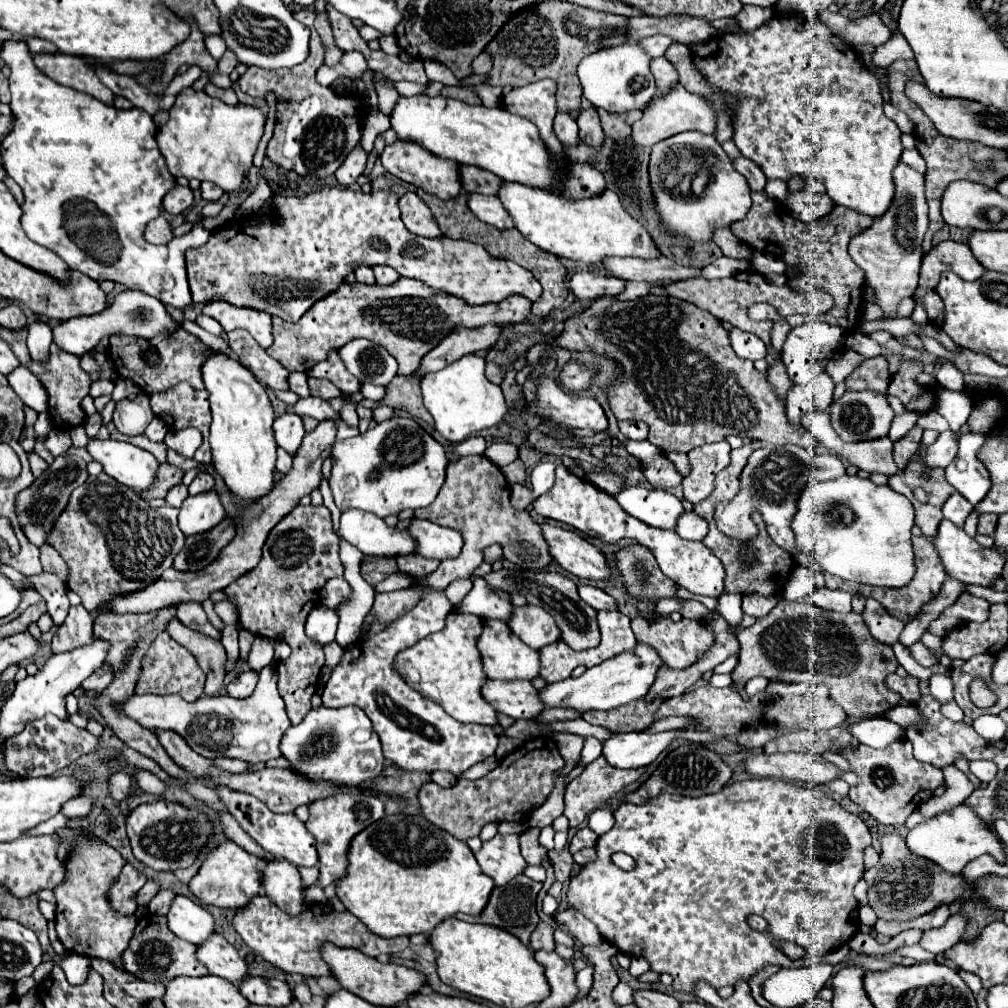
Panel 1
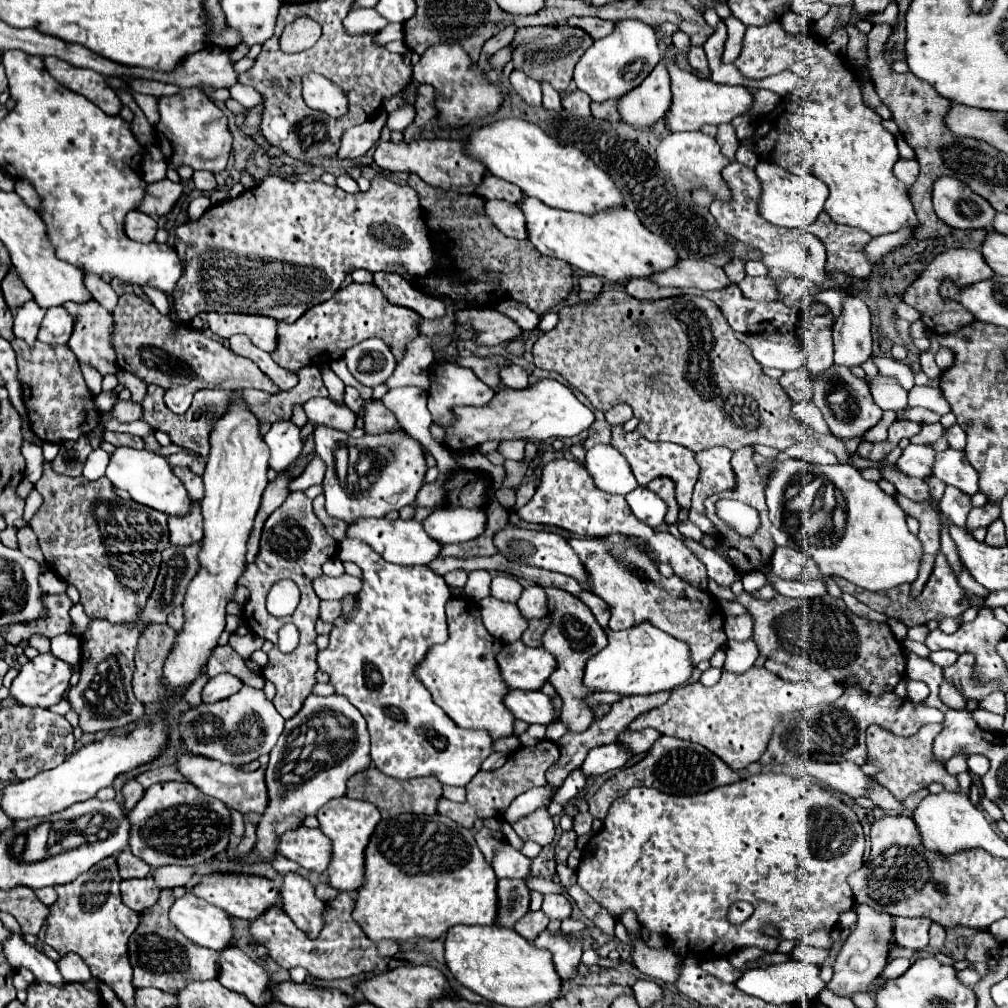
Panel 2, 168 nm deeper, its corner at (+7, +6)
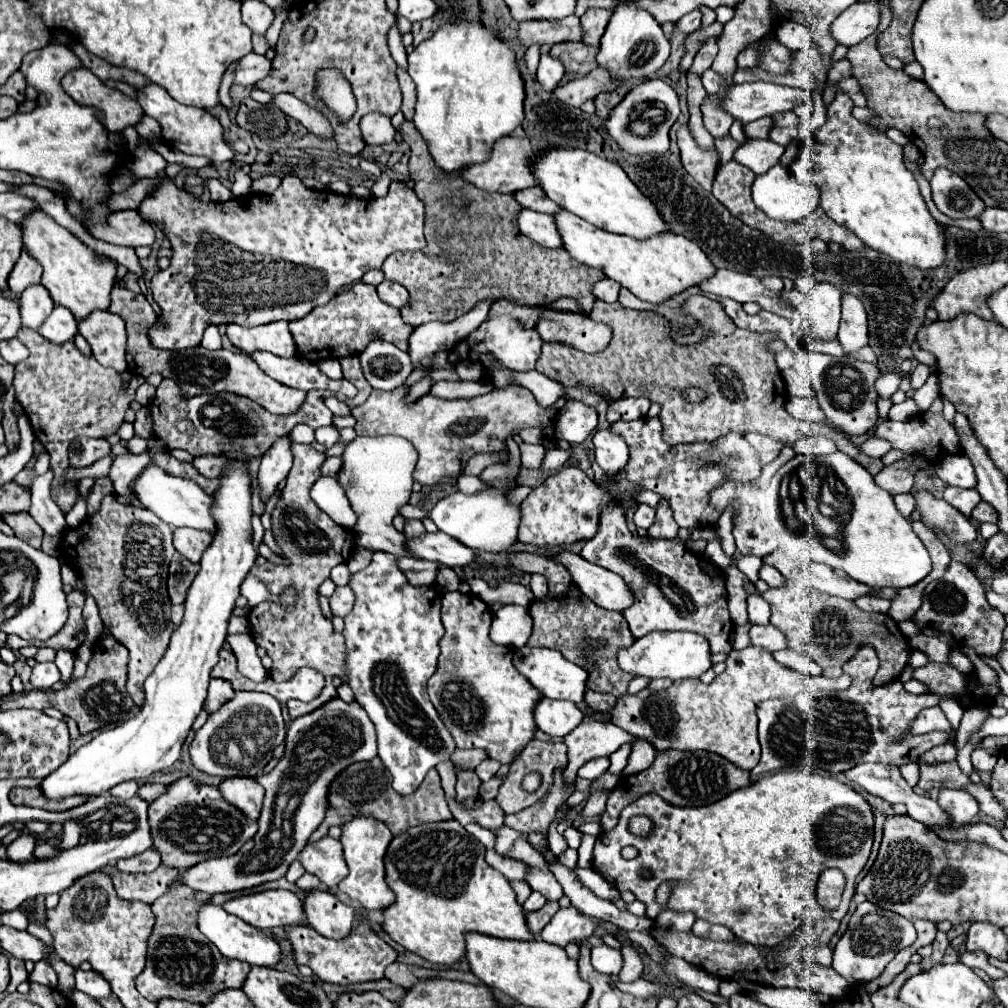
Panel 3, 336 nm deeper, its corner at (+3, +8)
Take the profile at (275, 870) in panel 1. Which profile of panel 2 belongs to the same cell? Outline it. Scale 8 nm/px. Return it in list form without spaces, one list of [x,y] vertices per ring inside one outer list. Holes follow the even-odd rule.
[[[285,874],[281,898],[285,914],[291,916],[297,928],[301,928],[309,938],[317,938],[323,928],[325,902],[315,896],[315,886],[299,874]]]

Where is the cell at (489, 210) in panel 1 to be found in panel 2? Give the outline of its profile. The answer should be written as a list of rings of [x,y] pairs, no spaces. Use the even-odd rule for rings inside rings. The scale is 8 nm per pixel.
[[[487,200],[487,216],[493,220],[493,224],[507,236],[517,240],[527,240],[527,228],[523,212],[517,204],[499,202],[499,200]]]

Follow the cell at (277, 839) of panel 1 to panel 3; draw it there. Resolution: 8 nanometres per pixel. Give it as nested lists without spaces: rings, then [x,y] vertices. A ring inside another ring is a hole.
[[[325,836],[317,842],[307,842],[299,854],[299,862],[329,888],[335,888],[347,876],[341,842],[331,836]]]

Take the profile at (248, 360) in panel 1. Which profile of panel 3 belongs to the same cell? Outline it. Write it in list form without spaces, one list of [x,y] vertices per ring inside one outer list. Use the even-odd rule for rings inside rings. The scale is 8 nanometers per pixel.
[[[263,350],[251,352],[251,358],[257,362],[257,366],[263,372],[267,372],[271,378],[275,378],[277,382],[287,384],[291,388],[297,388],[303,392],[313,390],[313,388],[321,388],[321,390],[331,390],[333,394],[341,394],[347,398],[357,396],[357,388],[351,382],[347,382],[345,378],[331,380],[331,378],[323,376],[315,362],[299,360],[297,356],[295,358],[281,358],[281,356],[263,352]]]

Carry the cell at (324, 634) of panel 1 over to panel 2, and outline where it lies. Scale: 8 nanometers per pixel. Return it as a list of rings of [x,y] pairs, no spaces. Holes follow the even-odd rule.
[[[333,600],[333,602],[321,602],[321,614],[319,618],[325,622],[333,622],[335,618],[341,616],[341,602]]]

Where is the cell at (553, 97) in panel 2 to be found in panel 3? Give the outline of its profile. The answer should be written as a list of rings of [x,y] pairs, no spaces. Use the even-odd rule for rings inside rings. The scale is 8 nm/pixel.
[[[543,52],[539,68],[537,68],[537,82],[541,84],[541,88],[547,92],[553,92],[561,84],[563,76],[565,76],[563,64],[559,64],[559,60],[555,60],[547,52]]]

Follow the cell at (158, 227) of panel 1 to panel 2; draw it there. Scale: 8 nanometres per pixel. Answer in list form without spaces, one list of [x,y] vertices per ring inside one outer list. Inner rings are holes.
[[[131,210],[125,218],[123,230],[135,242],[153,242],[157,232],[157,222],[139,210]]]

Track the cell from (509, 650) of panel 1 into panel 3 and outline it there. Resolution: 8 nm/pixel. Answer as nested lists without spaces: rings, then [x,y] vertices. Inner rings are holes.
[[[523,646],[523,648],[517,648],[513,652],[513,664],[519,670],[519,674],[523,674],[543,696],[559,698],[559,700],[571,700],[577,706],[585,704],[583,694],[587,690],[587,672],[581,666],[565,660],[565,656],[561,652],[555,652],[549,648]]]

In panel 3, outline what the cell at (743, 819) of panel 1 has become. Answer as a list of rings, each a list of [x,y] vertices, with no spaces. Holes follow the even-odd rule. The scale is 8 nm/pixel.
[[[807,770],[793,772],[773,772],[757,782],[739,788],[725,798],[705,804],[705,806],[673,806],[663,800],[659,794],[649,792],[635,802],[627,804],[621,810],[619,824],[597,836],[593,848],[593,868],[599,872],[613,888],[619,892],[633,892],[637,900],[647,906],[647,916],[655,918],[663,912],[663,906],[655,902],[655,890],[663,880],[677,880],[683,886],[677,886],[669,898],[667,908],[673,912],[695,912],[699,920],[711,924],[727,926],[735,932],[737,938],[755,944],[755,946],[777,946],[789,938],[805,922],[837,918],[841,920],[851,904],[855,894],[855,882],[863,870],[873,844],[873,812],[871,806],[847,784],[825,778]],[[633,816],[647,816],[653,822],[649,836],[635,836],[629,832],[629,820]],[[625,846],[635,846],[639,856],[625,860],[621,850]],[[825,868],[839,868],[845,878],[843,900],[835,910],[825,910],[815,896],[817,878]],[[643,870],[649,872],[649,878],[643,876]],[[745,912],[745,916],[739,916]]]

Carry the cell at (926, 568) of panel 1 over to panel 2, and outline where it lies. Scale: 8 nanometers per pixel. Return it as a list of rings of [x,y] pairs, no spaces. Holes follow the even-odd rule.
[[[943,552],[937,554],[937,560],[935,560],[935,570],[929,578],[929,582],[925,584],[923,592],[919,598],[911,598],[909,596],[909,586],[903,584],[903,586],[897,586],[897,588],[891,588],[887,592],[869,592],[869,590],[857,590],[857,586],[853,586],[851,582],[847,580],[841,580],[841,578],[835,578],[837,584],[841,586],[843,592],[849,592],[853,594],[855,598],[859,598],[861,602],[865,602],[869,608],[877,610],[877,612],[883,612],[887,614],[889,618],[901,618],[907,626],[917,626],[917,624],[927,624],[929,620],[941,620],[945,616],[951,616],[957,624],[961,624],[961,614],[971,606],[969,604],[969,598],[965,594],[965,590],[959,586],[955,574],[951,572]]]

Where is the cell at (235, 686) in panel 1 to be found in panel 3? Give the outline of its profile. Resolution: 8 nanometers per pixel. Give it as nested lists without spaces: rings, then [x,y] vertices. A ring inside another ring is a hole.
[[[211,678],[211,682],[209,682],[209,694],[207,694],[207,700],[205,700],[205,708],[209,712],[215,712],[225,702],[233,700],[233,696],[235,696],[235,690],[231,688],[231,684],[227,680]]]

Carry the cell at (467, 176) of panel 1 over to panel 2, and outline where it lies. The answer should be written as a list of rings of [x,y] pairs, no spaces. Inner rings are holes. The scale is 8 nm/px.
[[[487,174],[477,190],[479,196],[483,196],[485,200],[507,200],[511,204],[521,204],[525,194],[523,190],[519,190],[519,186],[505,182],[493,174]]]

